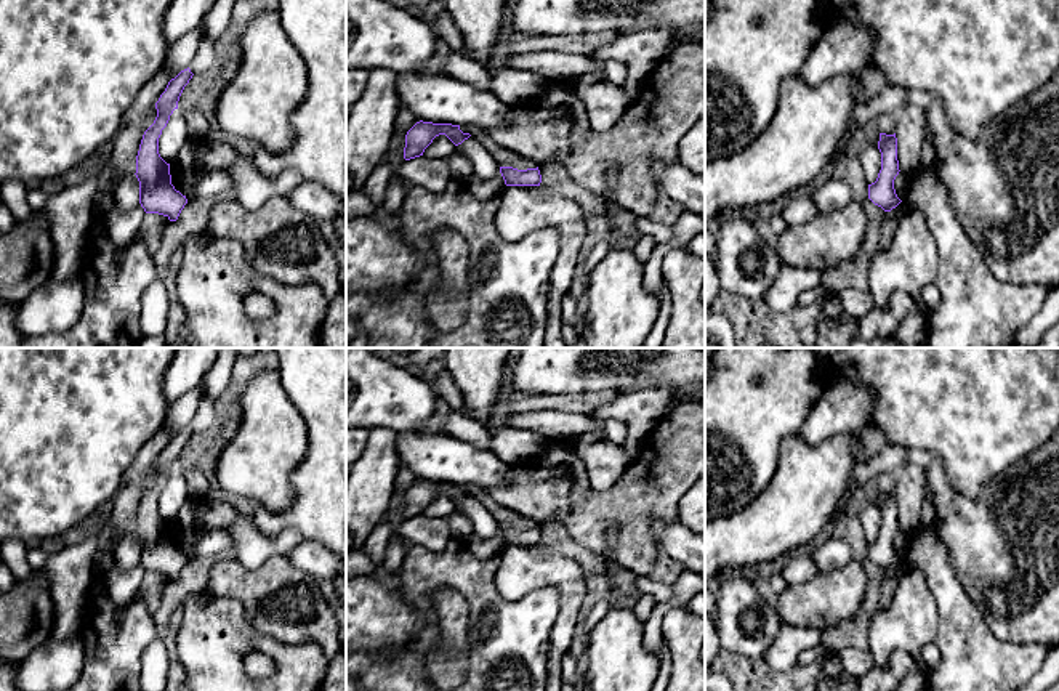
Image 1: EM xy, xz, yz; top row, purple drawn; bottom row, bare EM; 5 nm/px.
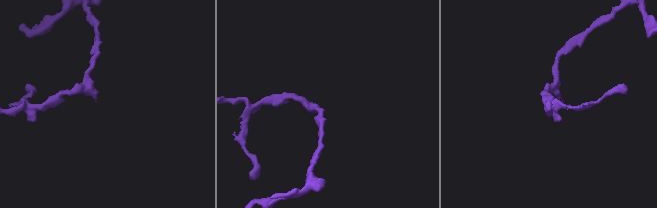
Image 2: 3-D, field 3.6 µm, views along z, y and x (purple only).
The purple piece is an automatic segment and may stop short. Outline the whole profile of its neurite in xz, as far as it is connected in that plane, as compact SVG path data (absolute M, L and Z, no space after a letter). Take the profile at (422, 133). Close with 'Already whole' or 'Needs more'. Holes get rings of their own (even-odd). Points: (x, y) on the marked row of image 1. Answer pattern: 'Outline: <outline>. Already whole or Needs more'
Outline: M417 122L405 135L404 159L410 160L423 156L425 149L439 135L445 135L455 146L461 144L471 135L463 133L460 125Z. Already whole

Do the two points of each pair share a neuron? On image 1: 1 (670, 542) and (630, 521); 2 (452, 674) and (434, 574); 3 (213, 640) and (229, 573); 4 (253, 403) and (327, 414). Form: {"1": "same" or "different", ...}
{"1": "different", "2": "different", "3": "different", "4": "different"}

